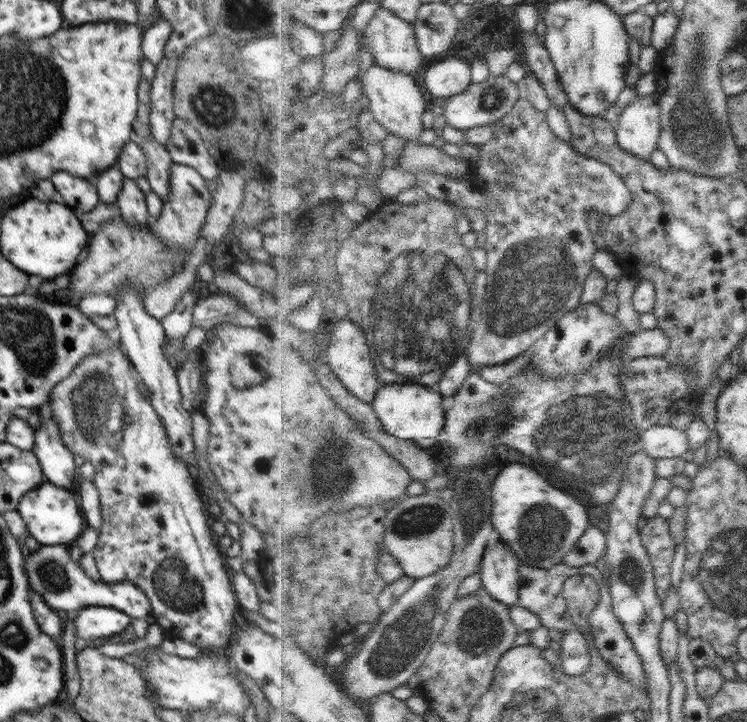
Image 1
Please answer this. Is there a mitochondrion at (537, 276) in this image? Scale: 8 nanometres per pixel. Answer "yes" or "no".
yes

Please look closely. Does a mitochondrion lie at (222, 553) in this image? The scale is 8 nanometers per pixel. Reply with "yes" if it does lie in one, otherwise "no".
no

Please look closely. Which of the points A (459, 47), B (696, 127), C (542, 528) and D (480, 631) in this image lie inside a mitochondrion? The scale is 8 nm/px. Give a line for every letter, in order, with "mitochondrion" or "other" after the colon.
A: other
B: mitochondrion
C: mitochondrion
D: mitochondrion

